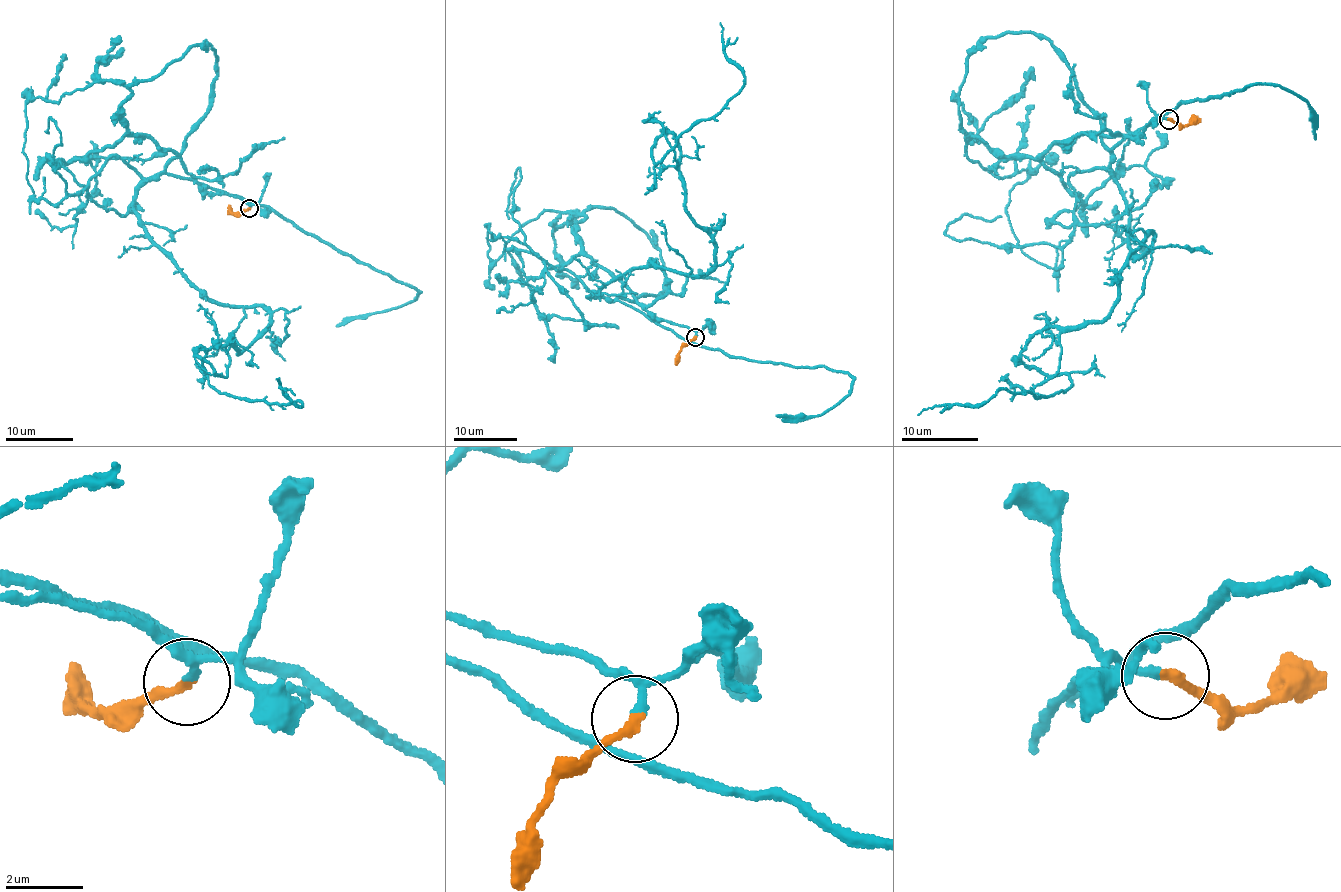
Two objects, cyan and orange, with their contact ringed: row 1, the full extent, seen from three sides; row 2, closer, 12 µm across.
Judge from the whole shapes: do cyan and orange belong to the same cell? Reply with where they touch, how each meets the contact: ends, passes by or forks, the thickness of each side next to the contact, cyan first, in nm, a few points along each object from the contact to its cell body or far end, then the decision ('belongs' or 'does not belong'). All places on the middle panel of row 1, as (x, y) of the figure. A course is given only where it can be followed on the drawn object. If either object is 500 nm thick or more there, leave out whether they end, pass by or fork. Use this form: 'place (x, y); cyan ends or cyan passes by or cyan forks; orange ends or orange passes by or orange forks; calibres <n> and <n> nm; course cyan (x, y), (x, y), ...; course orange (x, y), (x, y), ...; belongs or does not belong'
place (695, 337); cyan forks; orange ends; calibres 110 and 240 nm; course cyan (694, 336), (589, 295), (715, 261), (680, 148), (652, 149), (738, 92), (720, 23); course orange (694, 336), (683, 346), (675, 365); belongs

